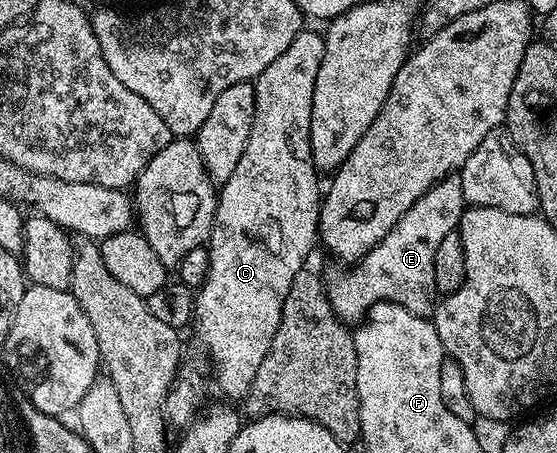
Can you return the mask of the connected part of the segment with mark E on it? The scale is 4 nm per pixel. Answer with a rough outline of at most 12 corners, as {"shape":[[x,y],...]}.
{"shape":[[443,177],[360,261],[326,277],[355,327],[370,307],[438,304],[434,255],[466,202]]}

